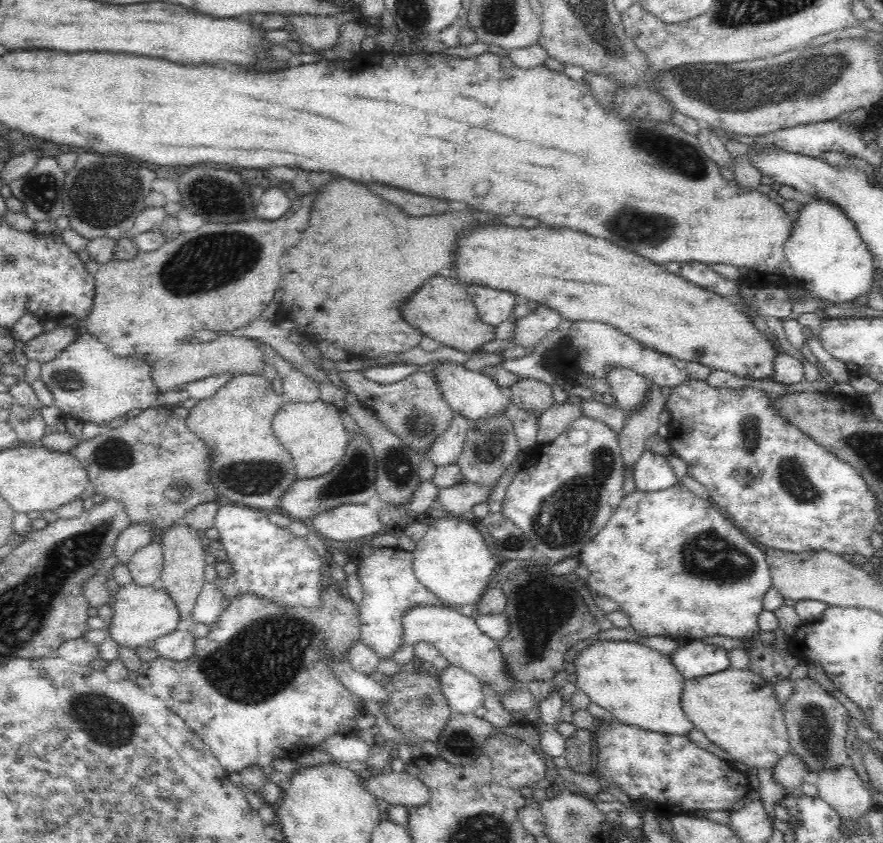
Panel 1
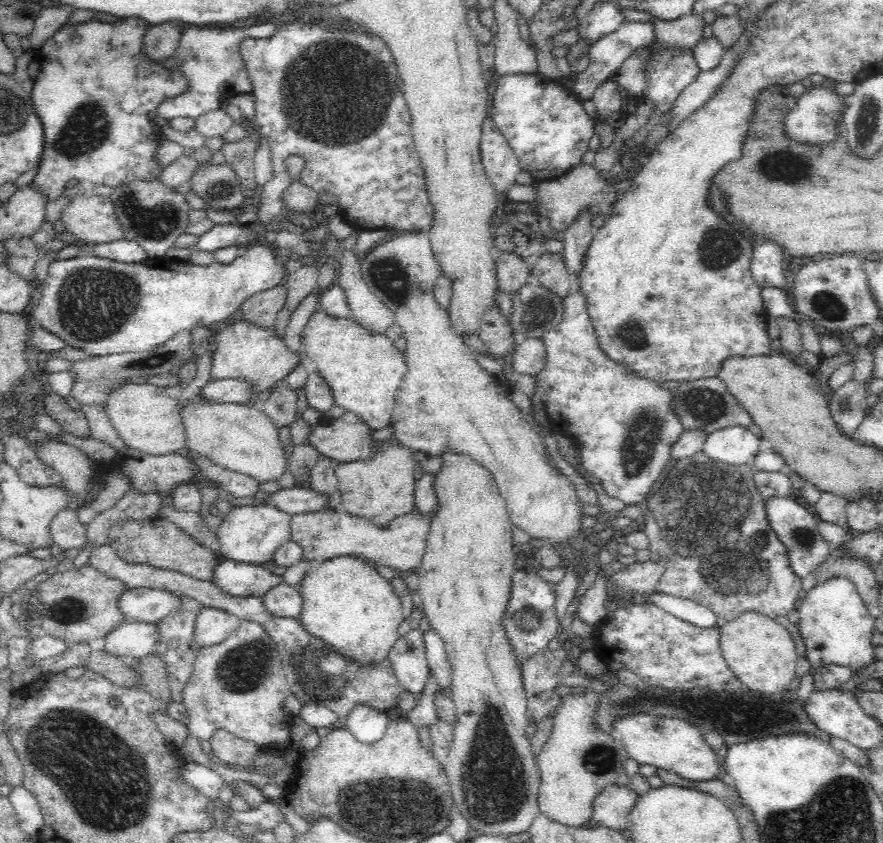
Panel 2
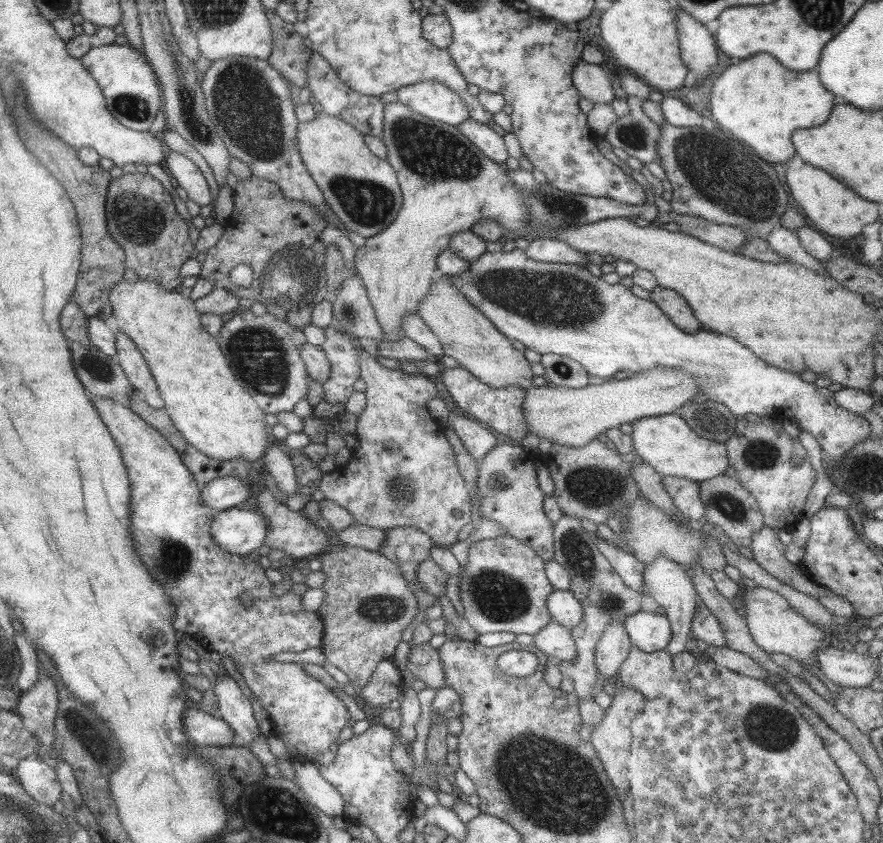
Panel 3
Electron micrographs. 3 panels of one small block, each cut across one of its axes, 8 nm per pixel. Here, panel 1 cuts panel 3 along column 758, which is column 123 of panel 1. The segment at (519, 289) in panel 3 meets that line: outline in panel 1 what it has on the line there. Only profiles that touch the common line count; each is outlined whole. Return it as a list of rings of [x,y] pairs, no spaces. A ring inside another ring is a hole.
[[[84,333],[76,336],[64,350],[61,350],[50,362],[41,364],[41,381],[52,393],[53,405],[64,415],[80,422],[93,422],[103,429],[115,418],[126,416],[127,412],[139,408],[146,410],[156,407],[158,387],[153,381],[153,363],[150,360],[136,360],[136,358],[120,358],[110,353],[108,349],[92,334]]]

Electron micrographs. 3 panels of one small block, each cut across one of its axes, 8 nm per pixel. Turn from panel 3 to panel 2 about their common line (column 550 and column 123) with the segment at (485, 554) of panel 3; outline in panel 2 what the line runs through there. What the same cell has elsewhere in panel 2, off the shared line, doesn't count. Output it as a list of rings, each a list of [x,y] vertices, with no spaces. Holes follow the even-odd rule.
[[[90,566],[80,570],[51,571],[50,578],[38,584],[36,590],[40,596],[34,606],[38,610],[36,620],[41,625],[42,634],[60,641],[87,643],[93,638],[103,638],[112,628],[126,621],[124,615],[120,614],[118,602],[122,594],[127,592],[127,587]]]

